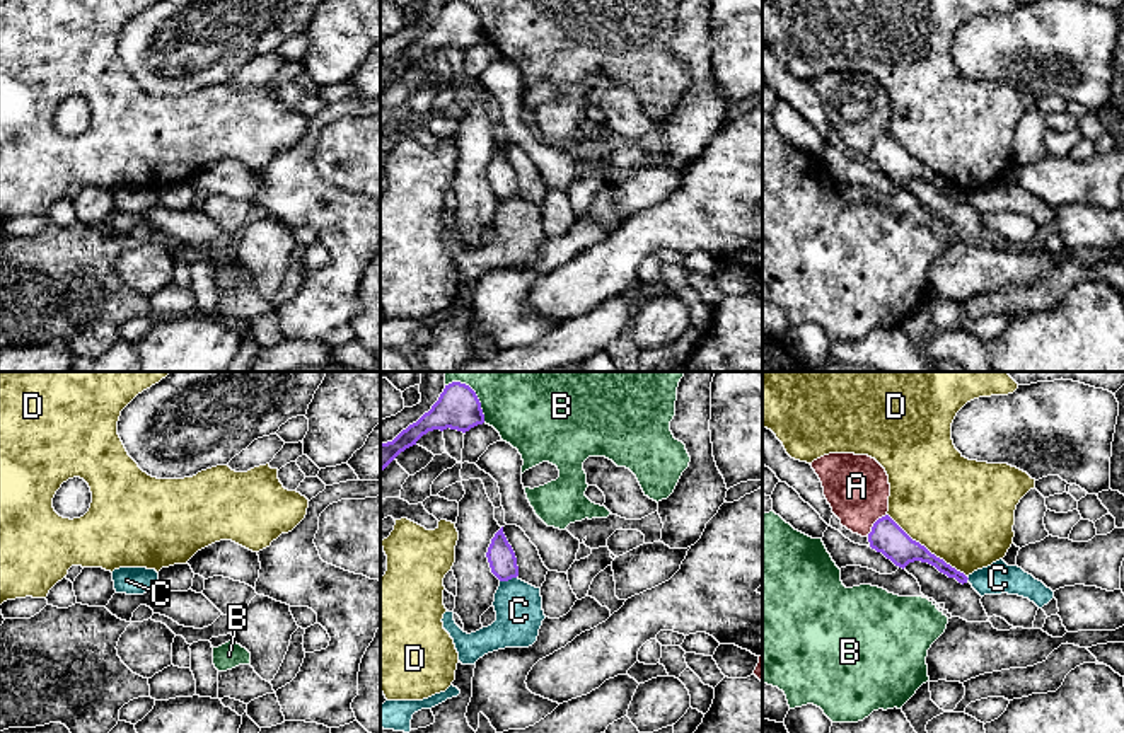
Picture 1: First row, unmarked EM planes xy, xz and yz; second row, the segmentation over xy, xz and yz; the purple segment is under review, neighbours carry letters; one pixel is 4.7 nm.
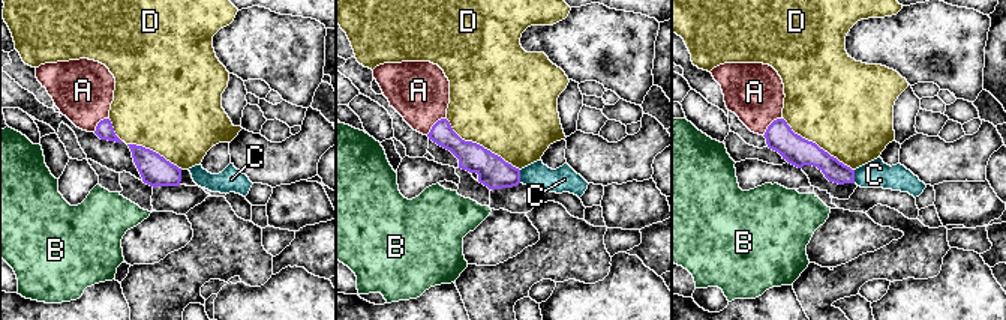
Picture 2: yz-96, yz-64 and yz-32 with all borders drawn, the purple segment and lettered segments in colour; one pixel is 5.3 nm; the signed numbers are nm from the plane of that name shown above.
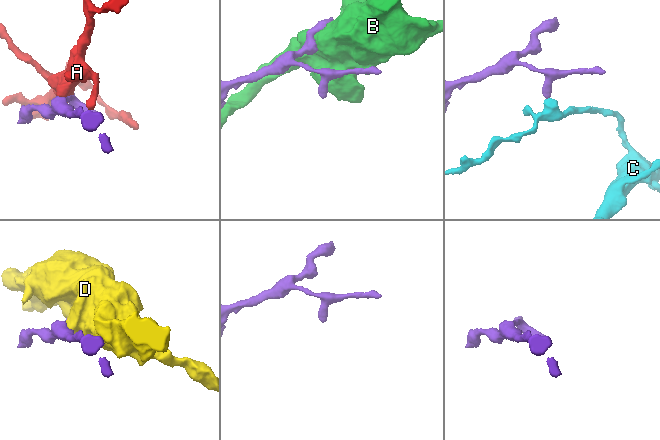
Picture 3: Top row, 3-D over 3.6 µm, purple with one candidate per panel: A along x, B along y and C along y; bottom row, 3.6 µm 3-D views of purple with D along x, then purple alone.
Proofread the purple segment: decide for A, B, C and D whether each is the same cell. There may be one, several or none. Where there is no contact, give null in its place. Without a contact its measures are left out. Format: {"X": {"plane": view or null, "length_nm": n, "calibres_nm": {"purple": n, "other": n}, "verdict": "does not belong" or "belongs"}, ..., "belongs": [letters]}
{"A": {"plane": "yz", "length_nm": 140, "calibres_nm": {"purple": 160, "other": 300}, "verdict": "does not belong"}, "B": {"plane": "xz", "length_nm": 260, "calibres_nm": {"purple": 200, "other": 500}, "verdict": "does not belong"}, "C": {"plane": "xz", "length_nm": 80, "calibres_nm": {"purple": 130, "other": 220}, "verdict": "does not belong"}, "D": {"plane": "yz", "length_nm": 480, "calibres_nm": {"purple": 160, "other": 480}, "verdict": "does not belong"}, "belongs": []}

